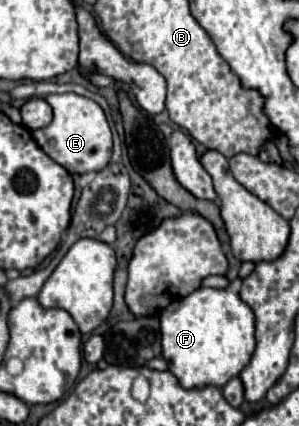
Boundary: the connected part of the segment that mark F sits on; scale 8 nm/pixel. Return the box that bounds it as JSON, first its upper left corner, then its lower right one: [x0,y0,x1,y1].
[161,279,255,389]

